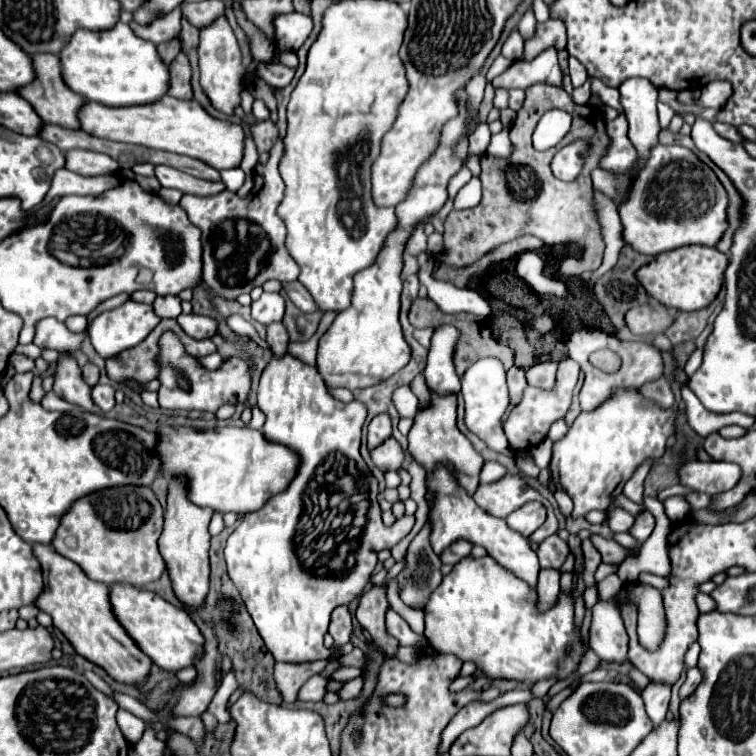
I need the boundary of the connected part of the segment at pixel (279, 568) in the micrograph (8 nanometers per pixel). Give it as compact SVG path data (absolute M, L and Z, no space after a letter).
M290 354L272 358L260 378L258 408L266 416L262 428L264 438L292 448L300 458L300 472L296 472L296 478L292 478L284 494L276 494L276 498L270 498L260 510L246 514L240 526L230 534L224 548L228 574L276 662L308 662L327 659L333 654L347 655L354 648L350 642L341 648L326 648L322 644L322 638L328 632L330 612L340 604L348 604L364 590L378 562L378 552L396 546L412 530L414 516L402 518L392 526L382 524L376 500L378 480L360 456L360 436L368 408L358 400L344 404L330 396L314 366L308 366Z

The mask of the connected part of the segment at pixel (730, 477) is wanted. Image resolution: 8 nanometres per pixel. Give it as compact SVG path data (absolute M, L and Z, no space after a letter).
M688 460L680 468L680 484L706 494L728 492L740 482L740 466L730 462L702 462Z

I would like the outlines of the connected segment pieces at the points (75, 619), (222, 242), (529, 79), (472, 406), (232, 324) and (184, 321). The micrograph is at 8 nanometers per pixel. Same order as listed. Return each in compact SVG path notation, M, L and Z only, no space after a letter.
M32 546L36 560L42 566L42 574L48 574L48 586L44 586L40 598L34 602L38 610L52 616L54 626L72 642L76 652L86 660L102 666L114 680L128 682L132 686L144 682L150 672L152 660L138 650L136 642L120 628L112 614L108 600L108 586L86 578L86 574L72 560L62 558L52 546Z
M278 140L270 150L268 162L258 162L254 168L254 182L260 182L262 176L260 190L248 194L246 198L240 198L236 192L230 190L222 190L216 196L199 197L185 194L181 198L180 206L186 210L190 222L202 228L202 280L212 294L234 300L236 296L250 292L254 286L262 286L266 280L296 280L298 264L284 246L286 228L276 214L276 208L284 196L284 182L278 174L282 154L284 144L282 140Z
M548 48L540 52L534 60L518 60L514 62L506 72L502 72L498 78L492 80L494 88L528 88L536 82L546 82L552 86L564 88L564 74L558 66L558 52L554 48Z
M482 358L474 362L462 376L462 396L466 402L466 416L464 422L470 432L480 436L492 450L513 456L503 428L500 428L500 418L510 404L508 400L508 386L506 386L506 370L498 358Z
M233 314L227 319L227 324L238 335L247 336L254 342L256 342L259 346L263 347L264 349L270 350L269 344L266 340L261 339L258 336L256 330L251 326L249 322L244 320L241 316L237 314Z
M180 314L176 318L178 326L192 338L202 340L202 338L212 338L214 334L218 334L216 322L208 316L198 316L198 314Z

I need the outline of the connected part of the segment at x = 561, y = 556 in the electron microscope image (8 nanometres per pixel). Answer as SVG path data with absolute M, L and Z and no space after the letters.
M546 538L538 548L538 558L542 568L560 570L568 556L568 544L560 538Z

